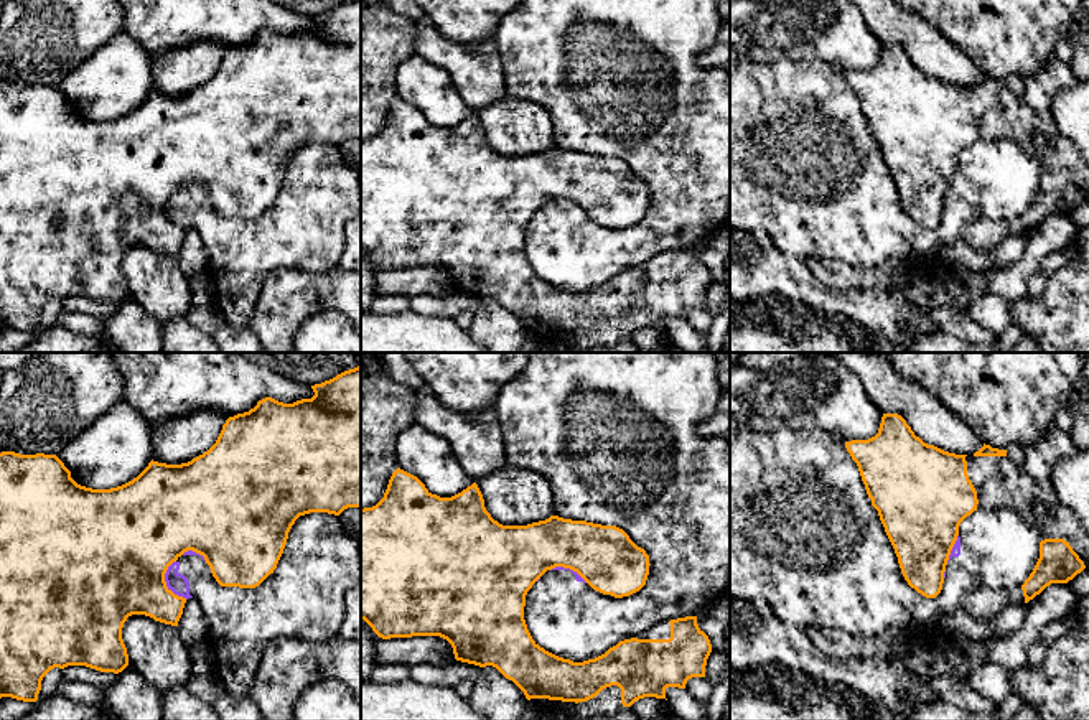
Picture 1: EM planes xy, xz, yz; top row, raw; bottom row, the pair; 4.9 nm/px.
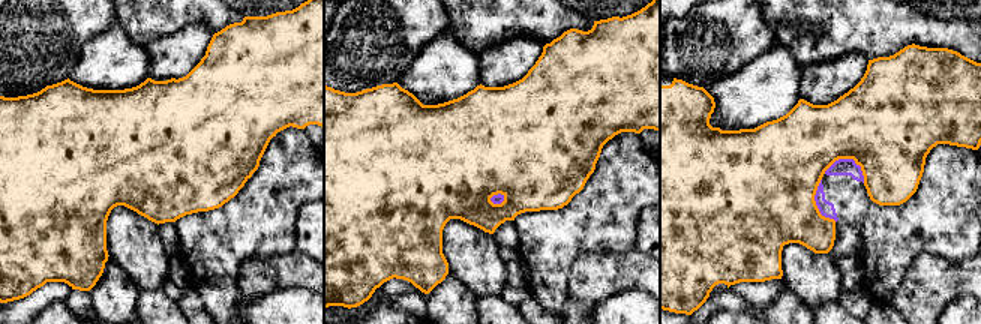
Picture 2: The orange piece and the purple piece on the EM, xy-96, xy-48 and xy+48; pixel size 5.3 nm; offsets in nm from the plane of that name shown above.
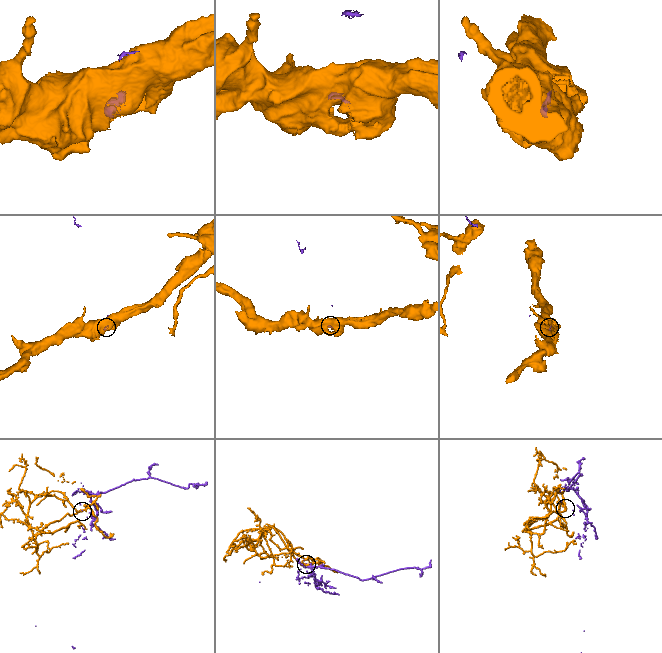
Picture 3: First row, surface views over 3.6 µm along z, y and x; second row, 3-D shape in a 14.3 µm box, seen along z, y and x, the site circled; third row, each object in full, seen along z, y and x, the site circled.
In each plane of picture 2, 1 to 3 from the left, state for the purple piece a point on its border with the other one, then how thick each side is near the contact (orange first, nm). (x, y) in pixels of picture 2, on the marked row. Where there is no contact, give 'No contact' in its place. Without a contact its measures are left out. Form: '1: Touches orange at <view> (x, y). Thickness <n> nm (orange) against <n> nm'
1: No contact
2: Touches orange at xy-48 (497, 194). Thickness 500 nm (orange) against 50 nm
3: Touches orange at xy+48 (849, 158). Thickness 480 nm (orange) against 100 nm

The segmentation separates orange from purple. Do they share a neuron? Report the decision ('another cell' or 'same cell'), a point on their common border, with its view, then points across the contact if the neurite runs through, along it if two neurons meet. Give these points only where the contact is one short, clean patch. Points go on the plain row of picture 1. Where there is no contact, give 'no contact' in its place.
another cell; meets orange in xy at (165, 215)

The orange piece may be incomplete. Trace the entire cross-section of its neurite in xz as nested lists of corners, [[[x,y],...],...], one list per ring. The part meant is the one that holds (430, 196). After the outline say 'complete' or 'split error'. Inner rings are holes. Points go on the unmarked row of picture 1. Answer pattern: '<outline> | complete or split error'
[[[400,99],[392,104],[384,129],[376,137],[361,140],[361,250],[382,270],[412,267],[446,270],[456,292],[496,298],[545,344],[563,344],[573,349],[615,346],[639,330],[666,330],[667,318],[685,320],[689,310],[705,308],[712,275],[699,259],[697,247],[659,254],[583,293],[559,288],[532,270],[524,250],[526,226],[547,201],[570,199],[593,221],[623,229],[646,216],[649,196],[646,181],[616,157],[559,147],[527,157],[502,157],[486,142],[476,114],[451,129],[440,129],[432,125],[417,107]]] | split error

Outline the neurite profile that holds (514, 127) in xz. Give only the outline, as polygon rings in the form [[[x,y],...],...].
[[[504,96],[476,115],[486,142],[502,157],[527,157],[555,147],[552,119],[537,102]]]

